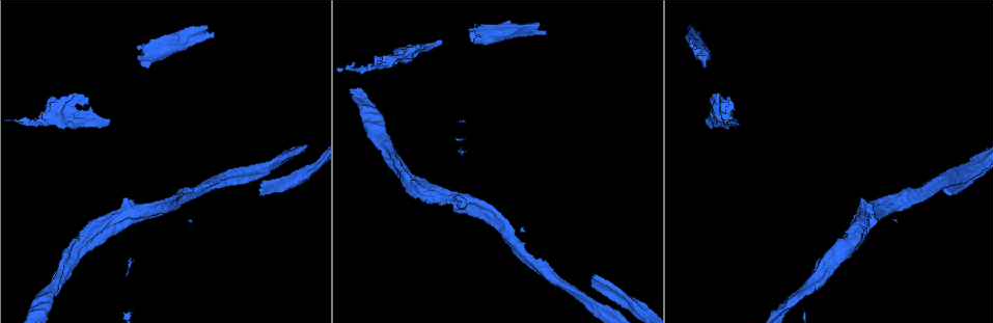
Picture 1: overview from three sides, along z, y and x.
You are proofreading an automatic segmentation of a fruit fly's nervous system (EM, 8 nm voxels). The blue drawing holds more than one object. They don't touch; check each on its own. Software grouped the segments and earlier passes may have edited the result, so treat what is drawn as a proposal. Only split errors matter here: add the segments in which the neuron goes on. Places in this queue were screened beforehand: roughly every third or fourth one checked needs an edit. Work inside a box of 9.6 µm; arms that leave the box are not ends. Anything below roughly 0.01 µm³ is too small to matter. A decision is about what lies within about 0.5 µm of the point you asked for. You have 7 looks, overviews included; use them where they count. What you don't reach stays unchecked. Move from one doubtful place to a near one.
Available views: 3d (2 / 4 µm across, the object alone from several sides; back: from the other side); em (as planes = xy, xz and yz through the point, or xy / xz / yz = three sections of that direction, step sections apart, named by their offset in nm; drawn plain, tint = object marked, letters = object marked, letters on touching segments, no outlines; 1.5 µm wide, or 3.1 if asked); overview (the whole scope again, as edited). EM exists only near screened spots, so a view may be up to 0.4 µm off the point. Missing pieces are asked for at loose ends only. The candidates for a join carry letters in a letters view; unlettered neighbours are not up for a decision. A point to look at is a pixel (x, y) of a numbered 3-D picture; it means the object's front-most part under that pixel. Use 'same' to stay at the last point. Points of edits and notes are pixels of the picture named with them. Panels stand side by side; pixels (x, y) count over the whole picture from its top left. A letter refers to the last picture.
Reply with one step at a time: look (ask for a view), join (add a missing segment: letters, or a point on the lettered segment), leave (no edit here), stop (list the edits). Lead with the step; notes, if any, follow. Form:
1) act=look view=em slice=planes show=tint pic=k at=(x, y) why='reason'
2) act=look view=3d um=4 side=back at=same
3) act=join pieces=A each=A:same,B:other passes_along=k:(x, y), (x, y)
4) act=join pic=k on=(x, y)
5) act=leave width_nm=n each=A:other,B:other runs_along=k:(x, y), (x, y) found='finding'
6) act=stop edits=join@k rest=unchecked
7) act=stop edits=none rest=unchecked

act=look view=em slice=xy step=8 show=letters pic=1 at=(419, 45) why='branch stops here'

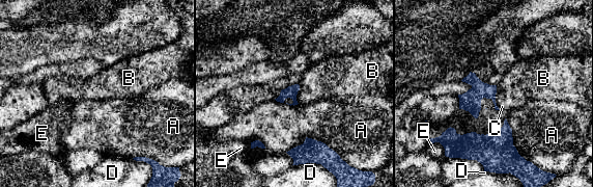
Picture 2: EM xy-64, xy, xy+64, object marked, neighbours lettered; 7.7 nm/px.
act=leave width_nm=120 each=A:other,B:other,C:other,D:other,E:other border=2:(299, 84), (299, 90), (295, 96) found='no lettered segment goes on from it'

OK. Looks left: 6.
act=look view=3d um=4 pic=1 at=(470, 28) why='an open end'

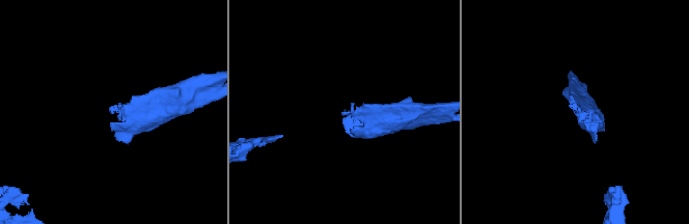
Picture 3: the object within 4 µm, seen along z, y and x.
act=look view=em slice=planes show=letters pic=3 at=(343, 111) why='now the EM'

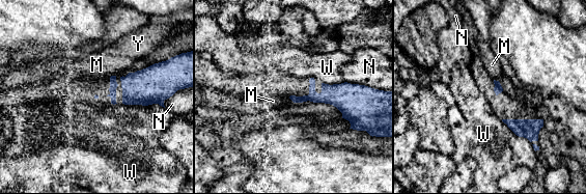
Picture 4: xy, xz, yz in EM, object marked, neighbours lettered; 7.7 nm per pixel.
act=leave each=M:other,N:other,W:other,Y:other border=4:(122, 103), (159, 104), (164, 108) found='none of them fits'

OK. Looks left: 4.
act=look view=em slice=yz step=8 show=tint pic=1 at=(206, 28) why='branch stops here'

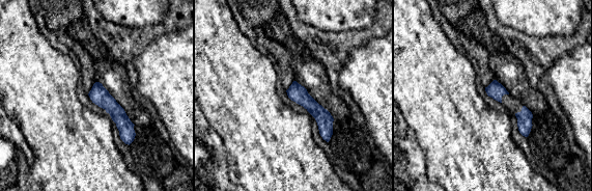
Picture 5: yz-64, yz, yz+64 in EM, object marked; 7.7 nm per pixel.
act=look view=em slice=planes show=letters at=same why='cut it another way'

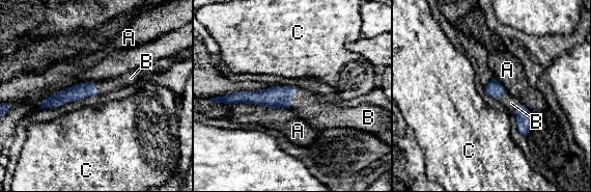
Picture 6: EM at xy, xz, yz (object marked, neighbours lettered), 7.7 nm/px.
act=join pieces=B each=A:other,B:same,C:other passes_along=6:(279, 96), (292, 97), (306, 105) found='the neuron continues'

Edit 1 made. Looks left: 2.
act=stop edits=join@6 rest=unchecked

